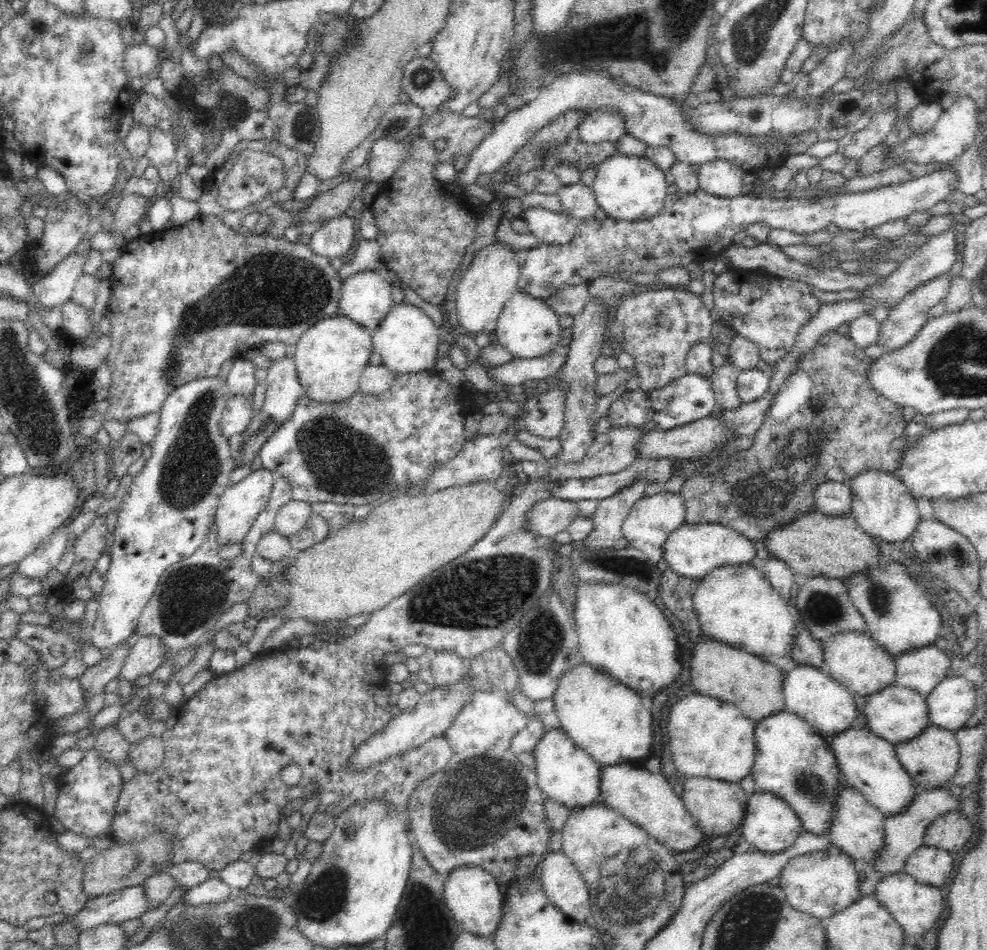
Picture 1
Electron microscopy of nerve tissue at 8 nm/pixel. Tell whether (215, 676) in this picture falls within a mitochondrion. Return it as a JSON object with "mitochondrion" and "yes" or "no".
{"mitochondrion":"no"}

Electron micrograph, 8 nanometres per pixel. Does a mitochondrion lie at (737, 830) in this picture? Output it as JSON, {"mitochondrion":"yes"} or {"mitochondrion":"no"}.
{"mitochondrion":"no"}

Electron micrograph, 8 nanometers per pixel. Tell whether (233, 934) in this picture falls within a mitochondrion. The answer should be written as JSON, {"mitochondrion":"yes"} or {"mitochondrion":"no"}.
{"mitochondrion":"yes"}

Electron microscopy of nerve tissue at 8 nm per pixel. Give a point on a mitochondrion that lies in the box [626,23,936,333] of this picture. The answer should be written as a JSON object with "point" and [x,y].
{"point":[894,61]}

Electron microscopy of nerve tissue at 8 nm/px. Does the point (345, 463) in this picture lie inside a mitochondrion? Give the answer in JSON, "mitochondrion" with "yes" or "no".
{"mitochondrion":"yes"}

